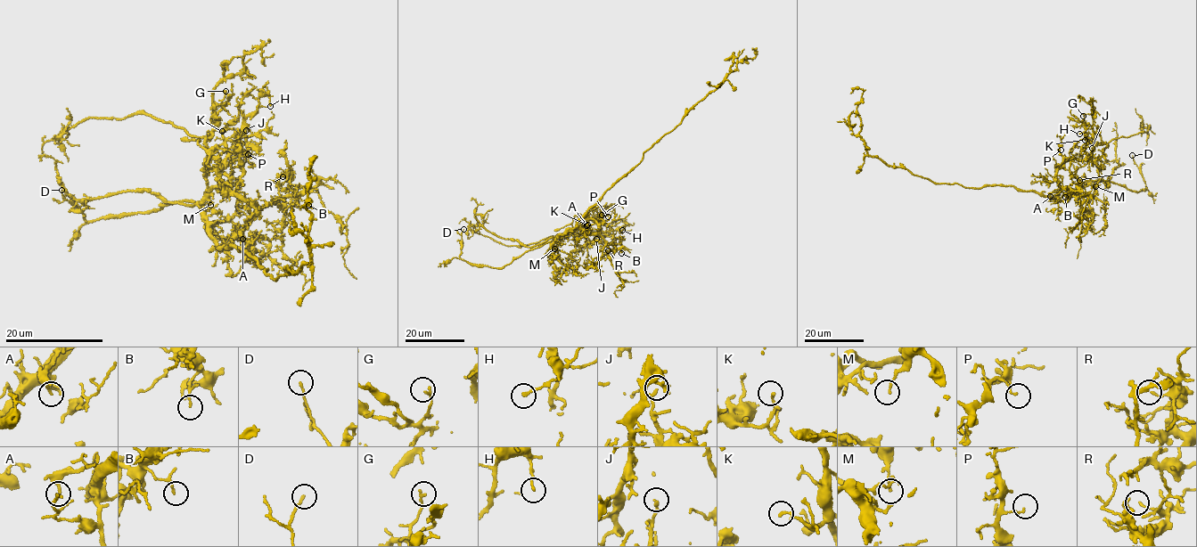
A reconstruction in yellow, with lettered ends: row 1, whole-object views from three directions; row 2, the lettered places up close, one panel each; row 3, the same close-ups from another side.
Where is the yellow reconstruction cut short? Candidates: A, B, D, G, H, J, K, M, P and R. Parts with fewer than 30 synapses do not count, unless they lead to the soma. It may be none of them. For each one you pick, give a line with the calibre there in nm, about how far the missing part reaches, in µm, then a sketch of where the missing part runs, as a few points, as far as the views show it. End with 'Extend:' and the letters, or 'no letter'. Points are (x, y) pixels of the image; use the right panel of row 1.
Extend: no letter

